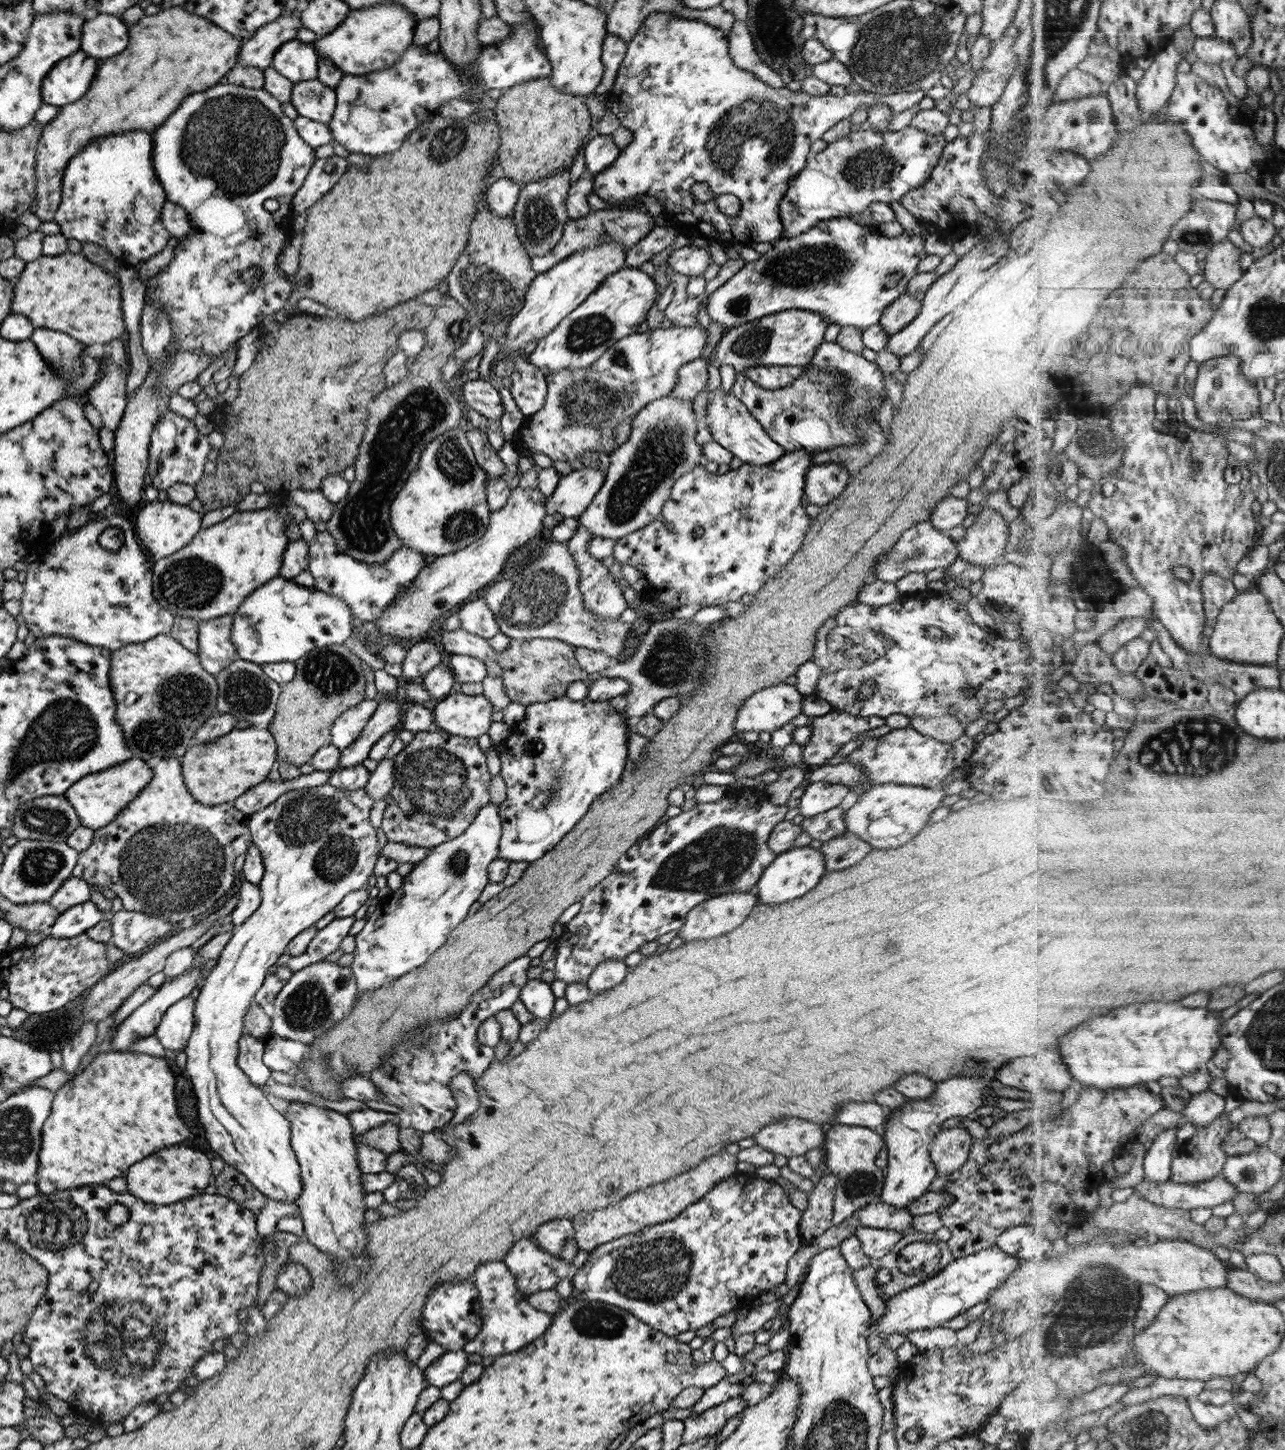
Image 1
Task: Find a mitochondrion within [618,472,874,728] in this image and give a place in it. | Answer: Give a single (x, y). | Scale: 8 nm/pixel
(675, 657)

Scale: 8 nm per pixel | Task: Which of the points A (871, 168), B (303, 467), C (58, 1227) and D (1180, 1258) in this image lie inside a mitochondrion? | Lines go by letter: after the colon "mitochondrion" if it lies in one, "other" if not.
A: mitochondrion
B: other
C: mitochondrion
D: other

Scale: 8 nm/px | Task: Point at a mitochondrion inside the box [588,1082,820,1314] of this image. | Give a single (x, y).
(655, 1270)

